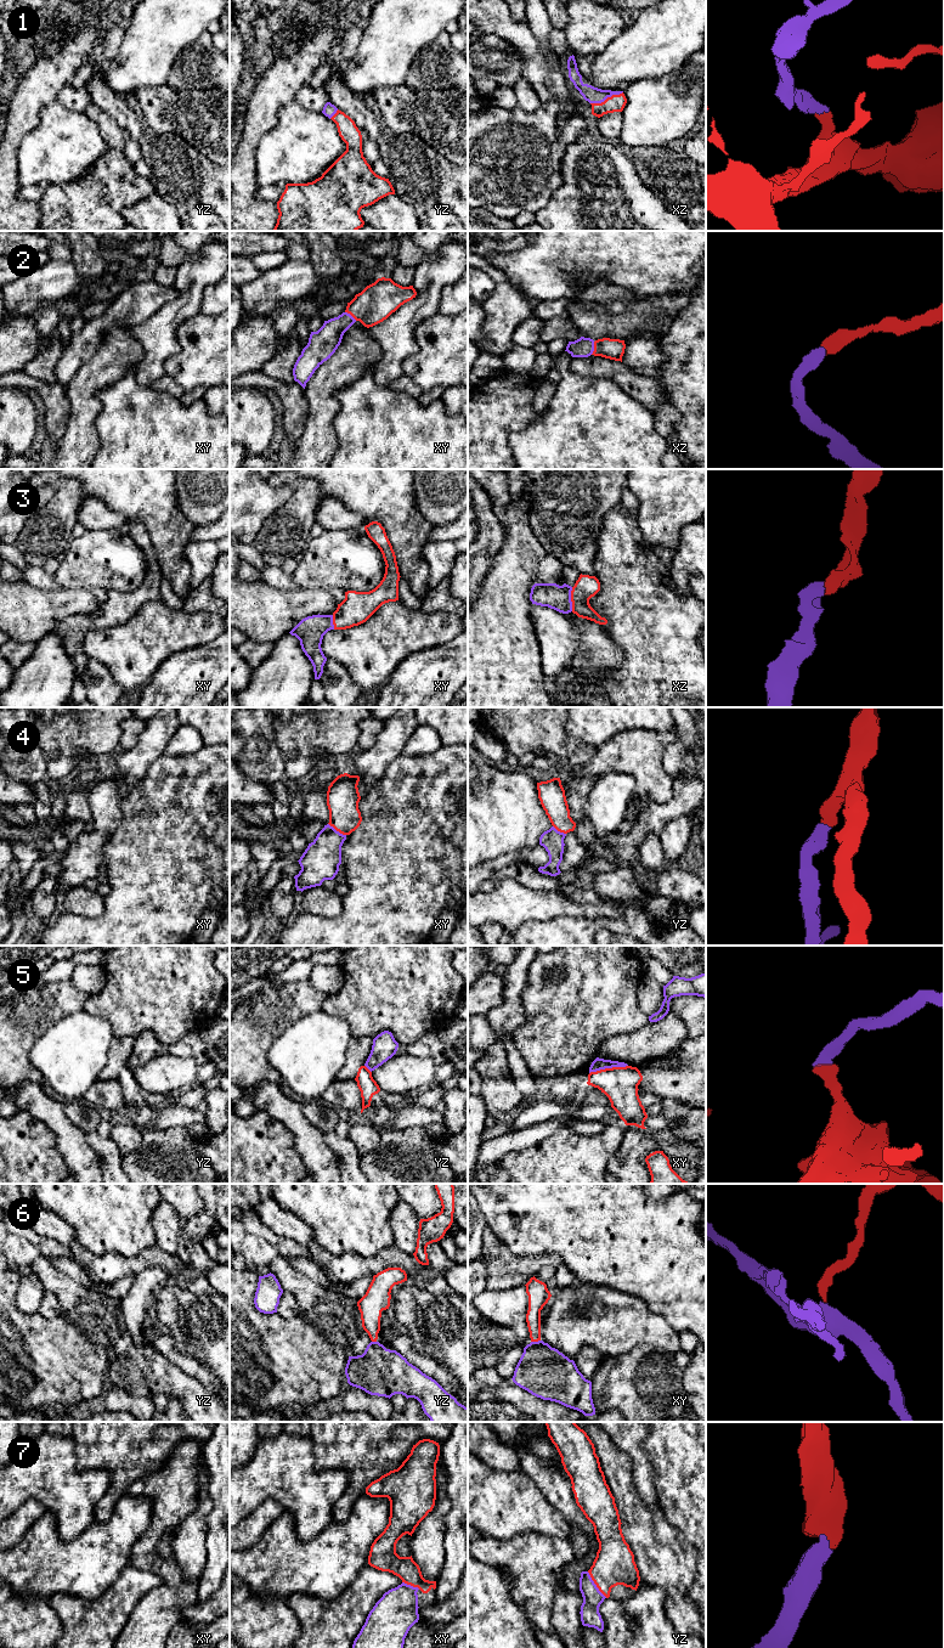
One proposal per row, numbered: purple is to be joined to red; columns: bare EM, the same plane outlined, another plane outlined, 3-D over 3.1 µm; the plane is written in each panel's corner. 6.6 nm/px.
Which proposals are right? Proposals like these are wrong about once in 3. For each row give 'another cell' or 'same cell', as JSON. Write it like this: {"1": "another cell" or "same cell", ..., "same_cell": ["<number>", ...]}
{"1": "same cell", "2": "same cell", "3": "same cell", "4": "same cell", "5": "same cell", "6": "another cell", "7": "same cell", "same_cell": ["1", "2", "3", "4", "5", "7"]}

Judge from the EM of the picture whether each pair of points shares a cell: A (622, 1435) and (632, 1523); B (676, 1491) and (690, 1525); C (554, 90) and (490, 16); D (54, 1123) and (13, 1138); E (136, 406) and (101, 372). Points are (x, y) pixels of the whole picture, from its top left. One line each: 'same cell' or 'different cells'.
A: different cells
B: same cell
C: same cell
D: different cells
E: different cells

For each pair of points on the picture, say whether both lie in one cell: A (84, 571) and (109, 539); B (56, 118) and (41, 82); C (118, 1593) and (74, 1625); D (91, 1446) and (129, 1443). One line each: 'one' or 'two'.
A: one
B: two
C: one
D: one

